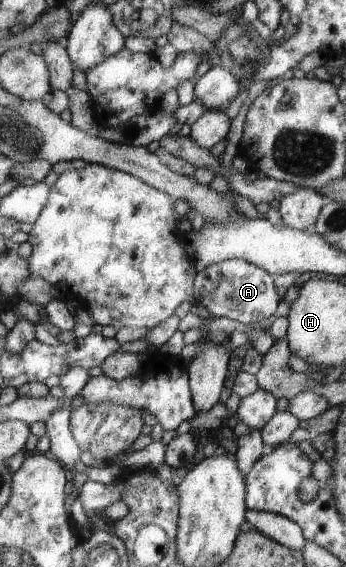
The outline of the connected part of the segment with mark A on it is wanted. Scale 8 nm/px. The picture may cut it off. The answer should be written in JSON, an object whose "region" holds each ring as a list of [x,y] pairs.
{"region":[[[229,259],[201,270],[195,279],[195,302],[201,303],[215,318],[226,317],[257,325],[277,313],[282,297],[275,285],[276,276],[243,259]]]}

